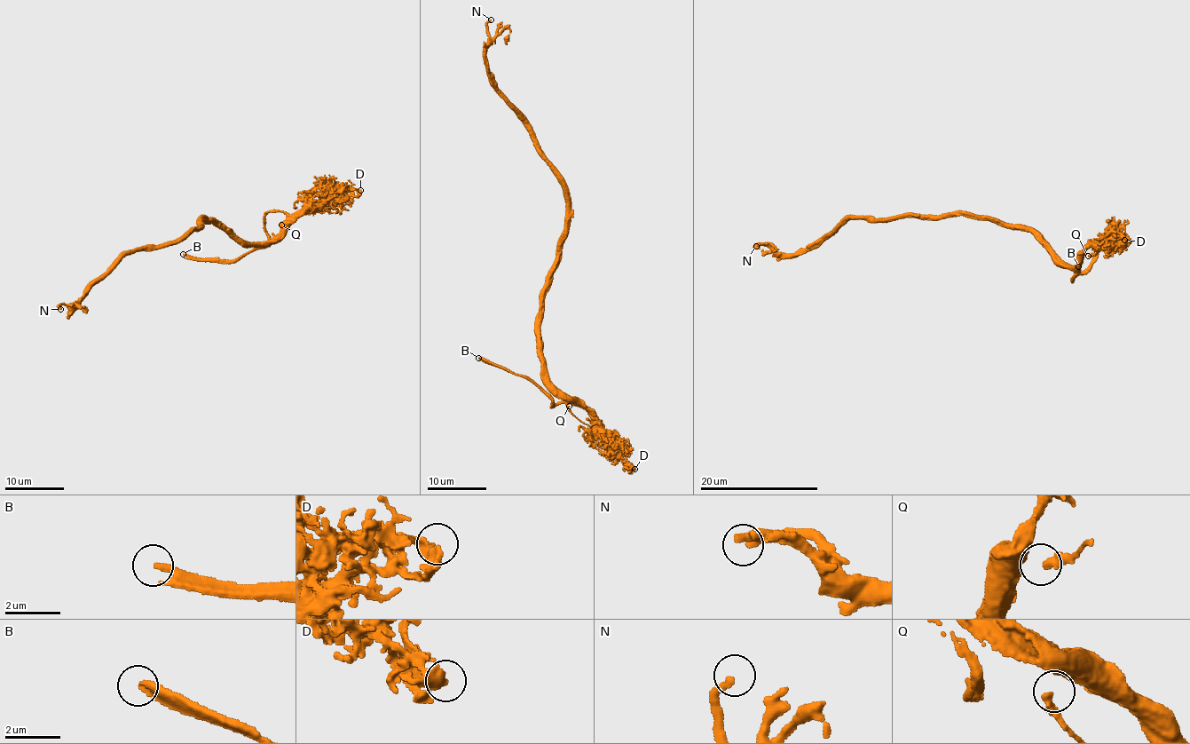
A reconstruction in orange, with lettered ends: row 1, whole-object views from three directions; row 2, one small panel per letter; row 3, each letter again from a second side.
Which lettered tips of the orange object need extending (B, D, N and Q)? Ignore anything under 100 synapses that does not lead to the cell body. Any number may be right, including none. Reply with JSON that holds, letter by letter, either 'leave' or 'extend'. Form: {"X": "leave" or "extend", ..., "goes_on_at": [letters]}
{"B": "extend", "D": "leave", "N": "leave", "Q": "leave", "goes_on_at": ["B"]}

